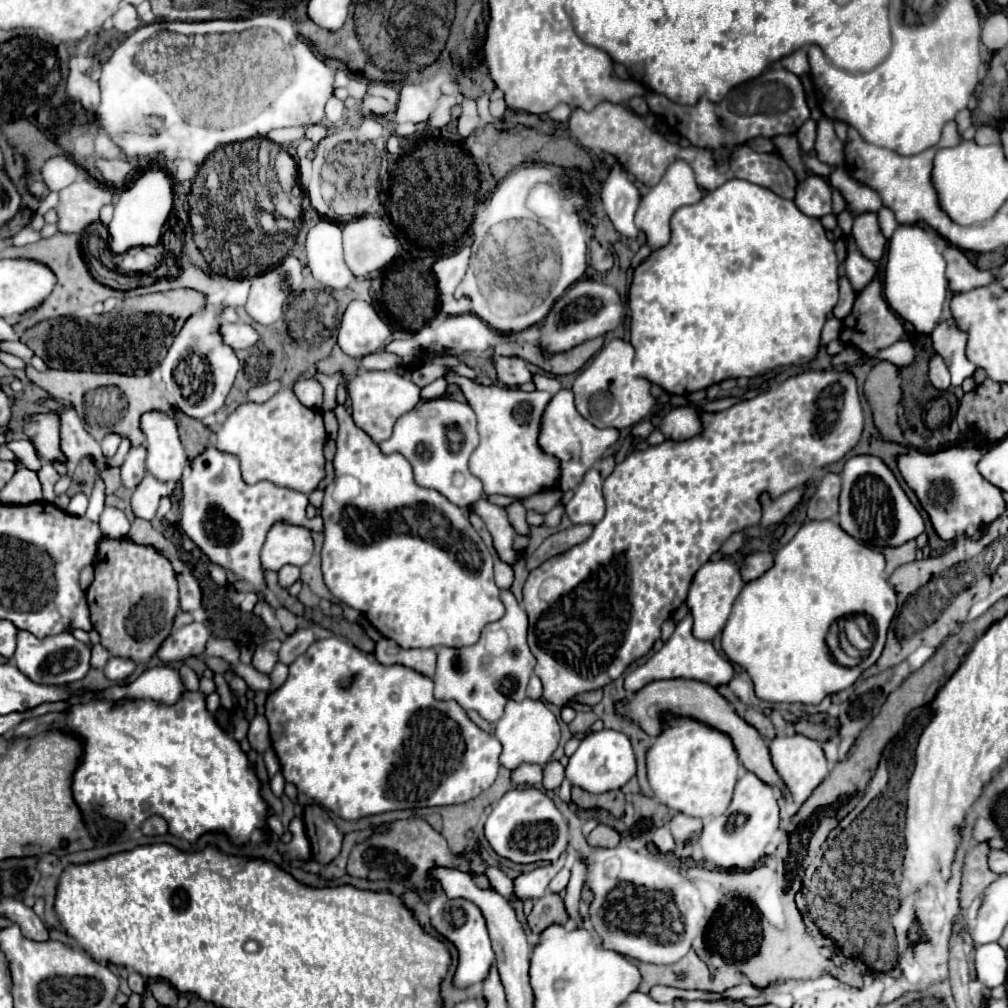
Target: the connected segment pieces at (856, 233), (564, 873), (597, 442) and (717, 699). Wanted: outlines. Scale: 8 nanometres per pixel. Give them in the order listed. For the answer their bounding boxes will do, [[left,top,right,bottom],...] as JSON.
[[853,213,887,261],[549,867,569,893],[539,389,619,491],[615,679,785,791]]

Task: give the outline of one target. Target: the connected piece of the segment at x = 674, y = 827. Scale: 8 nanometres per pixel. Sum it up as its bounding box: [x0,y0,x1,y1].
[669,813,703,849]

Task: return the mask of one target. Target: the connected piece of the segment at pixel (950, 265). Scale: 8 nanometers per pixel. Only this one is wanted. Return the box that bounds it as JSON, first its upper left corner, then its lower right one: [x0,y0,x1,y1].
[943,245,995,293]

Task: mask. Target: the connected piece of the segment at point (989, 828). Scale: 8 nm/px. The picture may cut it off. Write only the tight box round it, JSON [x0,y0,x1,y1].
[973,819,999,841]

